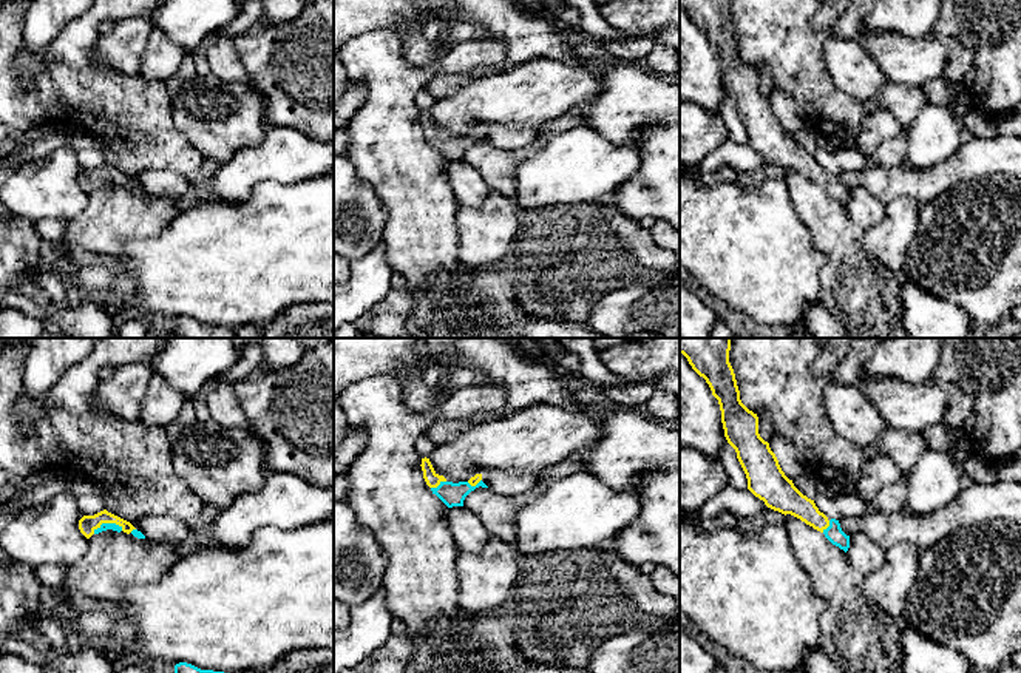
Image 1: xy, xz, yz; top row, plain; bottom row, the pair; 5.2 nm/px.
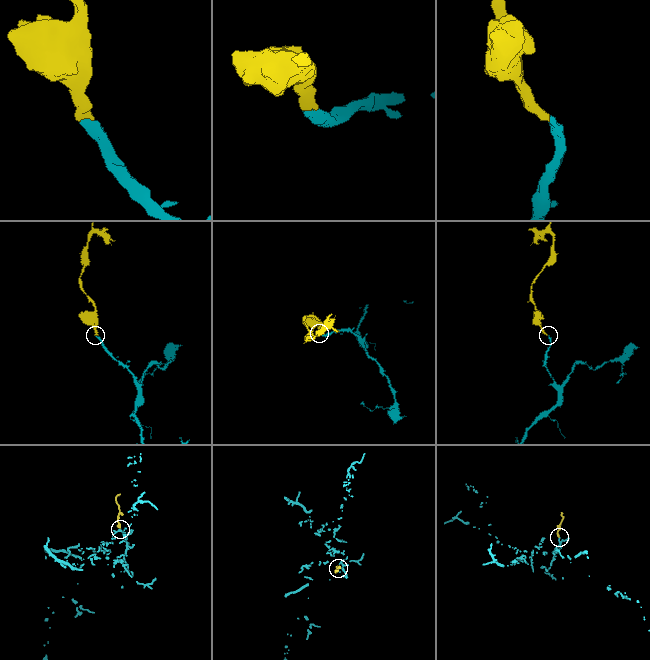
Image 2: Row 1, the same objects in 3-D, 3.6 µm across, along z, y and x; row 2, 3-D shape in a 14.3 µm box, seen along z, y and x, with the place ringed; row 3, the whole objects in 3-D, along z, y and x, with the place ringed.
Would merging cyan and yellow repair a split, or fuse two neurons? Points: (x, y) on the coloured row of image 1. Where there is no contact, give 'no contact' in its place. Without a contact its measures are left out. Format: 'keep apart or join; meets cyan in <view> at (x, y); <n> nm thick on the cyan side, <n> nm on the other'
join; meets cyan in xy at (107, 524); 50 nm thick on the cyan side, 90 nm on the other

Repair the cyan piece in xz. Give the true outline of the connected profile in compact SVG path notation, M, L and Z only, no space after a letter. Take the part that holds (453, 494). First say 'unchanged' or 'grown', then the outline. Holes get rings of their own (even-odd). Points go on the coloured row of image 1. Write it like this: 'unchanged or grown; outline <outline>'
grown; outline M422 458L422 471L426 485L431 488L432 494L436 494L448 508L463 506L465 497L474 491L476 488L488 488L482 482L482 474L476 474L468 482L453 483L448 482L443 475L439 475L429 458Z

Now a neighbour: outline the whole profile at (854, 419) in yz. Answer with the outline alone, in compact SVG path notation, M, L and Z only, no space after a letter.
M831 381L823 389L823 406L836 432L862 449L877 445L887 428L857 384Z

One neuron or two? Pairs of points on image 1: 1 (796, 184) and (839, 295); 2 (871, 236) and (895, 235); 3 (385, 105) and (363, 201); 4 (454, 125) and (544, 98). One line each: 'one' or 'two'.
1: one
2: one
3: two
4: one

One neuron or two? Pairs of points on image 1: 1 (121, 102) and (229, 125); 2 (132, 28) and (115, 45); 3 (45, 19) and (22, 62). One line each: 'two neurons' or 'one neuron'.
1: two neurons
2: one neuron
3: one neuron

